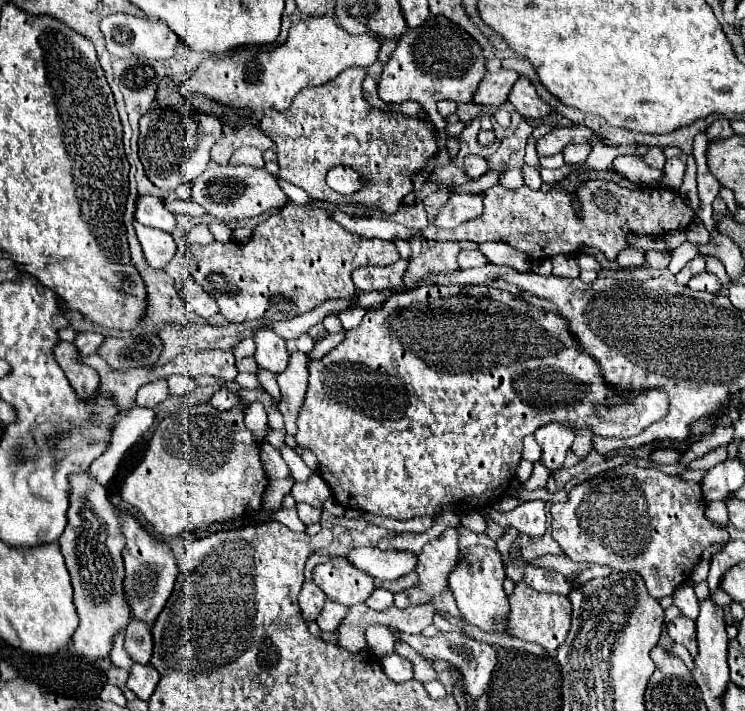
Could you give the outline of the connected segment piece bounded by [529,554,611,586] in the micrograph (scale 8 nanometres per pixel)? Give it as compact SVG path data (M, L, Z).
M545 554L539 558L529 560L529 564L539 566L539 568L555 568L557 572L561 572L567 580L577 582L579 586L587 584L589 580L597 578L597 576L607 576L611 572L611 568L607 566L597 566L597 564L579 564L569 560L567 556L557 556L557 554Z

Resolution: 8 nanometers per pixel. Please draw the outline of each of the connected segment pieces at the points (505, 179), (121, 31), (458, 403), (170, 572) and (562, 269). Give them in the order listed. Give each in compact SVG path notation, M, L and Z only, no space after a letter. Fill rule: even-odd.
M513 168L513 170L507 170L499 182L505 186L505 188L517 188L517 186L523 186L523 176L521 176L521 170L519 168Z
M115 12L109 14L101 20L101 32L105 36L105 44L109 54L117 56L117 58L147 58L147 60L163 60L163 58L171 58L173 50L179 42L179 36L165 24L165 22L151 22L147 18L139 18L139 16L131 16L131 14L123 14L123 12Z
M419 286L407 290L405 294L395 294L379 308L367 310L361 324L353 330L345 332L345 340L327 352L321 360L309 360L309 386L305 394L305 402L299 408L297 416L297 434L295 440L299 446L309 448L319 462L319 474L329 484L333 498L343 508L373 512L379 516L389 516L397 520L411 520L421 516L439 516L445 510L453 510L459 514L467 514L479 510L487 504L497 502L509 490L515 468L521 460L523 438L527 434L535 434L541 426L551 422L567 422L571 430L587 428L595 436L603 438L629 438L641 434L653 422L659 422L669 412L669 398L663 390L649 390L647 392L629 392L619 394L613 386L607 386L605 378L601 376L599 364L581 350L583 346L575 340L569 332L567 318L555 312L545 312L521 296L513 296L505 290L491 288L491 286Z
M121 510L119 518L121 518L121 532L125 536L125 550L123 550L125 600L131 608L133 618L153 626L167 598L171 596L171 588L177 578L177 556L169 544L155 540L147 530L143 530L143 524L135 516L131 516L127 510Z
M559 254L553 256L553 276L567 276L567 278L577 278L579 276L579 266L573 256Z

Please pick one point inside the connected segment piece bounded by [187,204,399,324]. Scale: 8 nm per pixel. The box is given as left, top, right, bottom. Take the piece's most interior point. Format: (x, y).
(297, 259)

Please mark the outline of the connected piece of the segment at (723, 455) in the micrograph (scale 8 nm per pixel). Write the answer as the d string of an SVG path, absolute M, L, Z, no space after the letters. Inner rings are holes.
M719 446L719 448L713 448L711 452L707 452L705 456L693 460L693 462L689 464L689 468L691 468L691 470L709 470L709 468L713 468L715 464L719 464L719 462L723 462L723 460L727 460L727 448Z

